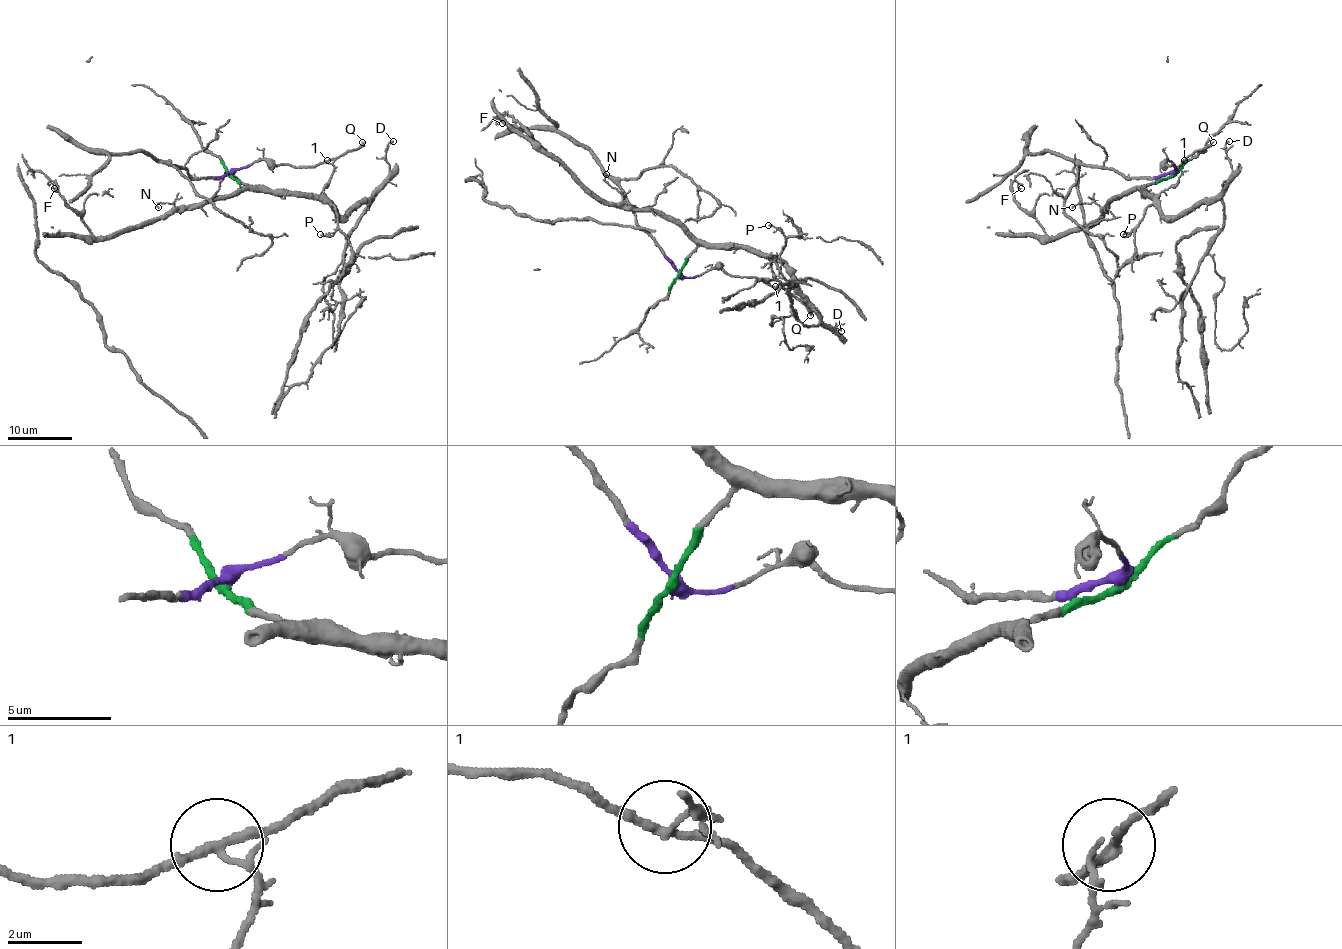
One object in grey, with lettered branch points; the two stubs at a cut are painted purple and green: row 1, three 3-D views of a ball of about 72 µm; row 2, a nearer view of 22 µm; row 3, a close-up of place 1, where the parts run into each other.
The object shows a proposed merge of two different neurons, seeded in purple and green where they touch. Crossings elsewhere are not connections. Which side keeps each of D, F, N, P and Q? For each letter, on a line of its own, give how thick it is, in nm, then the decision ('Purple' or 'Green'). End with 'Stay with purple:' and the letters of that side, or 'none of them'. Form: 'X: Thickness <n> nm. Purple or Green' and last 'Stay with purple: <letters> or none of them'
D: Thickness 150 nm. Green
F: Thickness 100 nm. Green
N: Thickness 130 nm. Green
P: Thickness 150 nm. Green
Q: Thickness 320 nm. Purple
Stay with purple: Q

